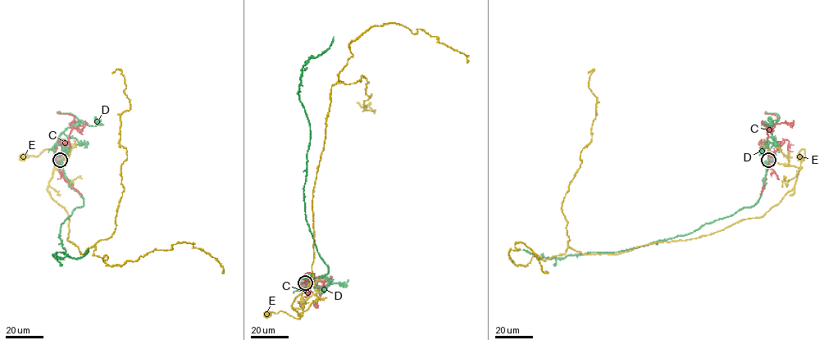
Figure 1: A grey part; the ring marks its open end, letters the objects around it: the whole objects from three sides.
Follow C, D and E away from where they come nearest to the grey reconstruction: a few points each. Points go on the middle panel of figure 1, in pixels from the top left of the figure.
C: (305, 283), (316, 281), (319, 291), (302, 278)
D: (305, 283), (328, 268), (306, 219), (310, 133), (299, 98), (301, 69), (334, 37)
E: (305, 284), (312, 284), (302, 293), (300, 319), (282, 311), (267, 314)

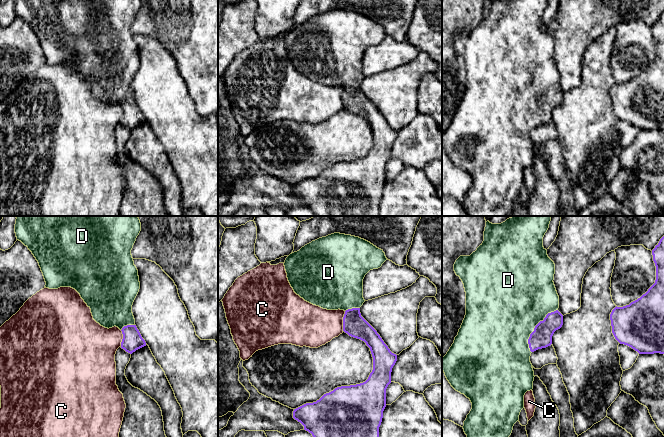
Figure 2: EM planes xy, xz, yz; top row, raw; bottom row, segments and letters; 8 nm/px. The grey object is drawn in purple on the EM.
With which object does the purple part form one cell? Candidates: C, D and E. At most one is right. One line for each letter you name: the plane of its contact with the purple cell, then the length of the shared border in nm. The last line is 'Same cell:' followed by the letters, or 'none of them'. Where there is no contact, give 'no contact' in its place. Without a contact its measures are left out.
D: contact in yz; length 400 nm
Same cell: D

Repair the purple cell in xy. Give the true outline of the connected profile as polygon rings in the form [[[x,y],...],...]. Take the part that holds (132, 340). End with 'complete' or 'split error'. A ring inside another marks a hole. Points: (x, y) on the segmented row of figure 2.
[[[16,216],[15,233],[32,252],[43,273],[46,288],[75,289],[91,309],[93,319],[105,328],[118,327],[123,334],[121,348],[132,354],[146,346],[135,325],[132,313],[133,302],[139,292],[138,270],[134,265],[131,250],[141,231],[137,216]]]; split error

